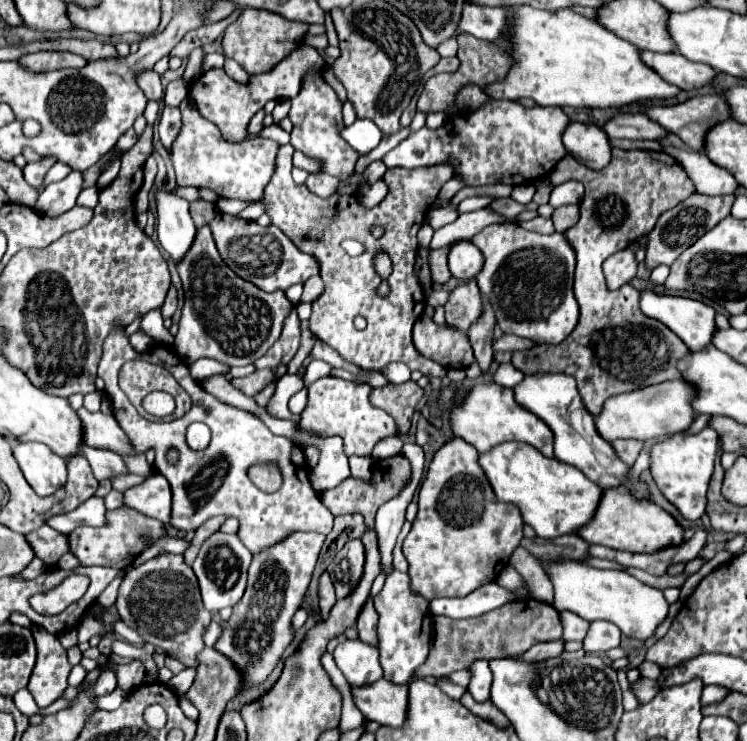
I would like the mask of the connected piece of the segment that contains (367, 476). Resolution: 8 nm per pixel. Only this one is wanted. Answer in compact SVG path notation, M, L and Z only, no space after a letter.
M349 458L349 466L351 466L351 476L361 480L361 482L371 482L371 464L373 460L371 458Z

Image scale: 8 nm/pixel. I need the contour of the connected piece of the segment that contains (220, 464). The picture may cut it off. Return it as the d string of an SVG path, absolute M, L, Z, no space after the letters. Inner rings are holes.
M113 326L113 332L109 332L109 336L105 338L103 356L99 362L99 376L109 384L105 386L105 392L111 400L113 416L117 418L119 426L135 444L137 454L145 452L147 448L155 448L153 466L169 480L173 490L171 526L179 530L197 530L205 520L213 516L227 516L227 518L233 516L239 520L237 536L241 536L241 542L251 552L259 552L261 548L271 546L277 540L289 536L289 532L297 532L297 530L329 534L333 528L333 514L321 504L319 494L313 490L309 482L309 468L305 464L305 454L303 454L303 448L299 448L299 442L287 436L273 436L259 416L247 410L223 404L215 396L207 394L203 386L197 384L197 380L193 380L193 376L189 374L187 366L181 360L179 360L179 368L173 368L171 372L191 396L192 407L189 412L173 422L149 422L139 416L128 397L119 388L117 374L127 360L145 358L147 361L153 356L155 356L153 350L137 352L131 346L125 326ZM191 422L205 422L211 428L211 442L205 450L191 450L187 446L185 430ZM171 446L181 452L181 460L175 466L167 464L165 460L165 452ZM267 460L277 460L283 472L283 488L279 488L273 494L259 490L247 478L247 468L251 464L267 462Z

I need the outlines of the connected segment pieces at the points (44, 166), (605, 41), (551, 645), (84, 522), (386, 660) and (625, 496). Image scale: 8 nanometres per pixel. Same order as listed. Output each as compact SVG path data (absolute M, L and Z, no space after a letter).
M43 158L41 162L29 162L25 168L23 168L23 174L25 174L25 180L35 186L37 190L43 188L43 180L45 180L45 174L49 172L49 168L55 164L55 158Z
M465 4L463 18L459 22L457 34L469 32L481 40L497 40L503 32L513 40L513 58L517 64L511 68L509 76L503 82L495 82L485 88L485 92L495 100L519 100L533 98L541 106L571 106L571 108L621 108L637 100L655 100L655 98L675 98L681 90L673 84L667 84L657 76L657 72L649 72L649 66L641 60L641 50L619 36L613 36L605 26L595 20L589 20L573 10L535 10L531 6L517 8L479 8Z
M555 640L555 642L539 642L533 648L529 648L525 654L521 654L521 660L529 660L529 662L541 662L547 658L555 658L563 652L563 640Z
M91 496L87 502L83 502L79 508L73 512L53 516L47 520L47 524L59 532L73 532L73 528L81 526L101 526L105 524L105 498L101 496Z
M393 572L385 580L383 590L373 598L375 610L379 614L377 634L379 634L379 654L383 666L383 678L393 684L409 684L413 672L425 664L429 656L429 646L433 638L433 616L429 612L429 602L409 588L409 576L405 572Z
M611 488L603 492L603 498L599 502L599 508L589 524L577 532L583 540L589 544L601 544L613 550L625 550L625 552L639 552L649 554L657 552L661 548L671 548L683 544L685 530L679 526L679 522L665 512L661 506L657 506L651 500L635 500L625 488Z

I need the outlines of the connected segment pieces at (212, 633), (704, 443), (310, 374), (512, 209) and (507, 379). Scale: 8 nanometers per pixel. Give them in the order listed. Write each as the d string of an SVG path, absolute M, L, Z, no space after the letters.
M214 621L211 622L211 624L208 626L205 634L203 635L203 641L205 643L205 646L214 647L215 643L221 637L222 631L223 631L223 629L220 626L220 624L214 622Z
M703 428L695 436L675 434L673 438L655 444L651 450L651 474L669 502L673 502L687 520L697 520L705 514L707 488L717 460L719 436L713 428Z
M311 360L311 364L305 368L305 386L309 386L311 382L327 376L331 372L331 366L323 360Z
M495 198L491 204L489 204L489 208L493 210L493 212L497 212L497 214L501 214L505 220L515 220L515 216L519 214L519 212L523 212L524 210L537 210L538 205L535 202L531 202L528 205L519 204L519 202L515 202L513 198Z
M501 364L499 370L495 372L495 382L501 386L507 386L507 388L515 388L517 384L521 384L523 378L525 378L525 374L521 374L511 364Z

